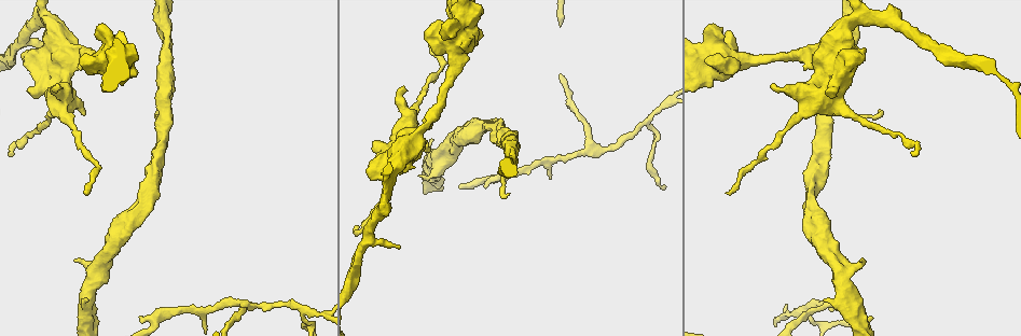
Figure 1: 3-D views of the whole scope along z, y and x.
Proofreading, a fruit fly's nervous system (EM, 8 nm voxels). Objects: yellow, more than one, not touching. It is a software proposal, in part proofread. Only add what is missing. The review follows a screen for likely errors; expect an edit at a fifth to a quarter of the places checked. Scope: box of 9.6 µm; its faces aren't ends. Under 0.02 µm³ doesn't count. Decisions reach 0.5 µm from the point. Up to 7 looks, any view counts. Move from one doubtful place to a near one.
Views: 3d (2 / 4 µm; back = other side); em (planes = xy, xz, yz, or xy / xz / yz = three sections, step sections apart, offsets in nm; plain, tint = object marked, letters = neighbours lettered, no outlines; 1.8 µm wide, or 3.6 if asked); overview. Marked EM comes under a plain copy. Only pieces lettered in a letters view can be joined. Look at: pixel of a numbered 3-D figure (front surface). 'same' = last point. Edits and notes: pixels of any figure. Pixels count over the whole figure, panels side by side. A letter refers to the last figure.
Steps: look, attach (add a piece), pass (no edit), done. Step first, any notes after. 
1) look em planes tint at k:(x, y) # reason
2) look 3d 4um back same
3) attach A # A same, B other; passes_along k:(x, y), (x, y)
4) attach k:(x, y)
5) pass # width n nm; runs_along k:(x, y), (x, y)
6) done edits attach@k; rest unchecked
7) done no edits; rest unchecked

look 3d 4um at 1:(454, 43) # thick turns thin

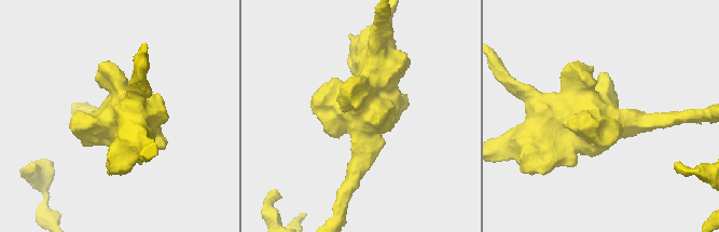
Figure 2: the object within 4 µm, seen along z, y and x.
look em 3.6um planes tint at 2:(601, 116)

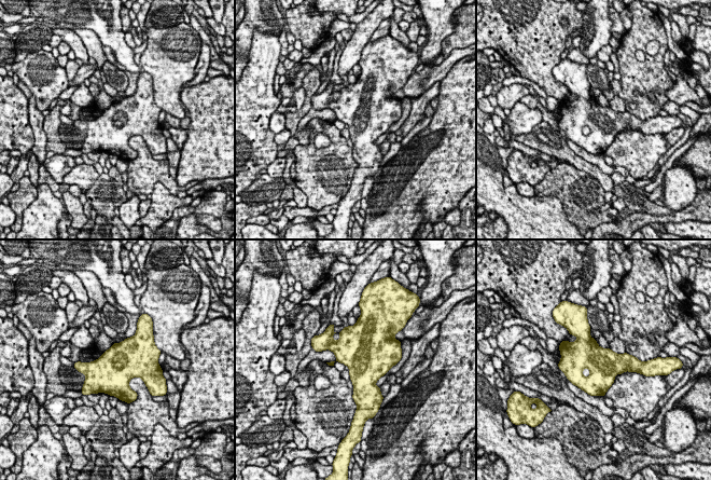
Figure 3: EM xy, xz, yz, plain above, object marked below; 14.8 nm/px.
look em 3.6um planes letters same

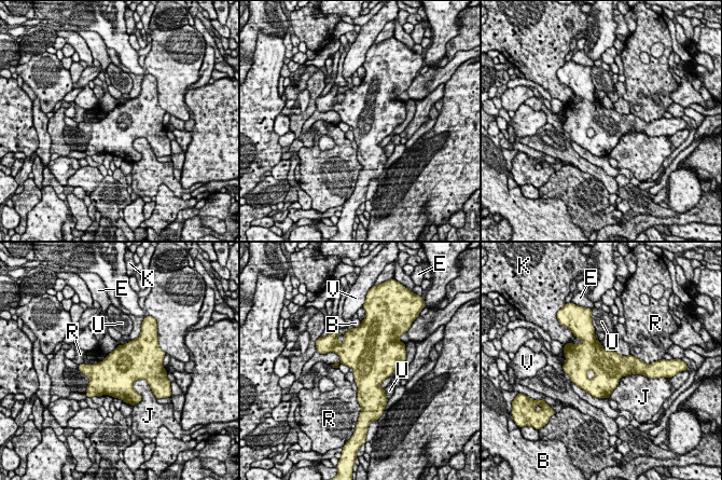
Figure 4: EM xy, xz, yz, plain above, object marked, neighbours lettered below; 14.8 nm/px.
pass # B other, E other, J other, K other, R other, U other, V other; border 4:(117, 344), (106, 355); none of them fits

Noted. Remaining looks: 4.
look em xz step 8 tint at 1:(66, 91) # sharp bend

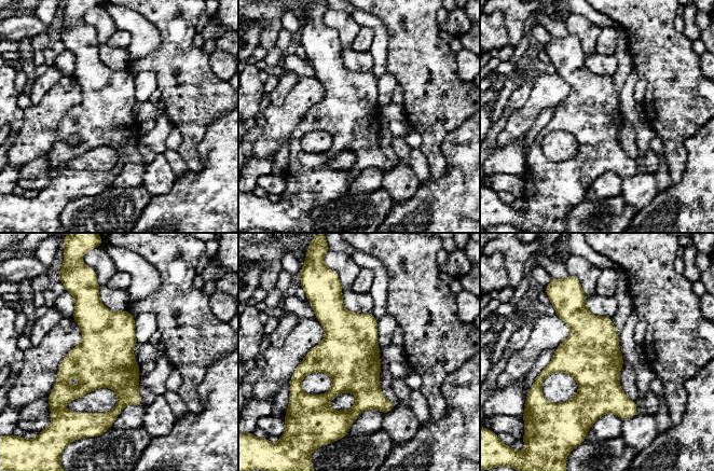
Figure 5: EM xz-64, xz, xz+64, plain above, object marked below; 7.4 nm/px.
look em planes tint same

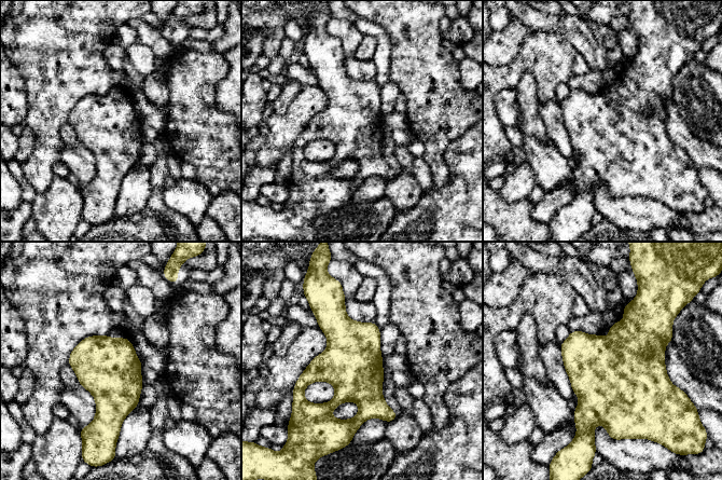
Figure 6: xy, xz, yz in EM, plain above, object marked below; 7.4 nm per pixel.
look em planes letters same # see the neighbours

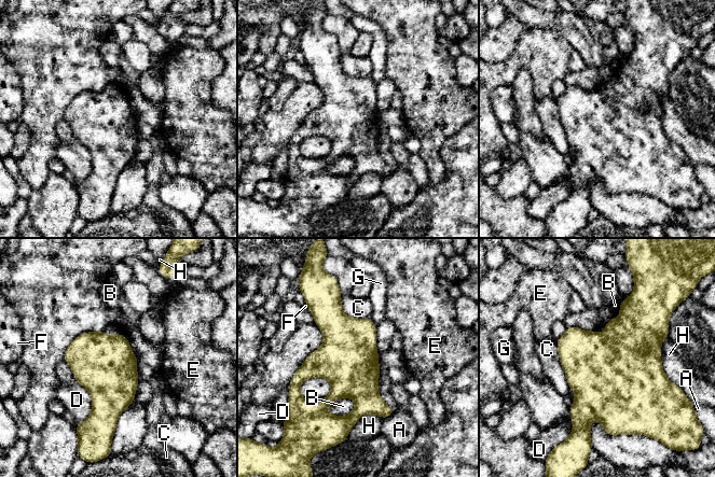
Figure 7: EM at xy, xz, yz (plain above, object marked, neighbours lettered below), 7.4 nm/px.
pass # width 440 nm; A other, B other, C other, D other, E other, F other, G other, H other; no lettered piece goes on from it

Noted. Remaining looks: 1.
look em planes letters at 1:(87, 191) # tapers out

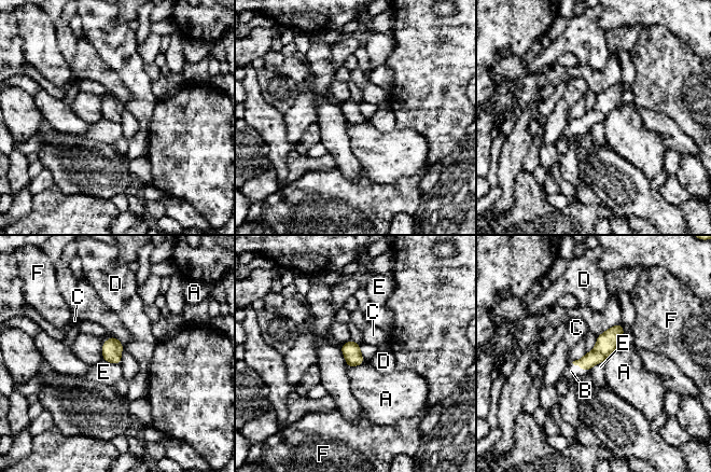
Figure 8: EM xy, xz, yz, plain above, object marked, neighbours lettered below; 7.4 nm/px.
attach B # width 130 nm; A other, B same, C other, D other, E other, F other; passes_along 8:(604, 345), (580, 366), (571, 371); it goes on there

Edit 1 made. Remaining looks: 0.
done edits attach@8; rest unchecked

